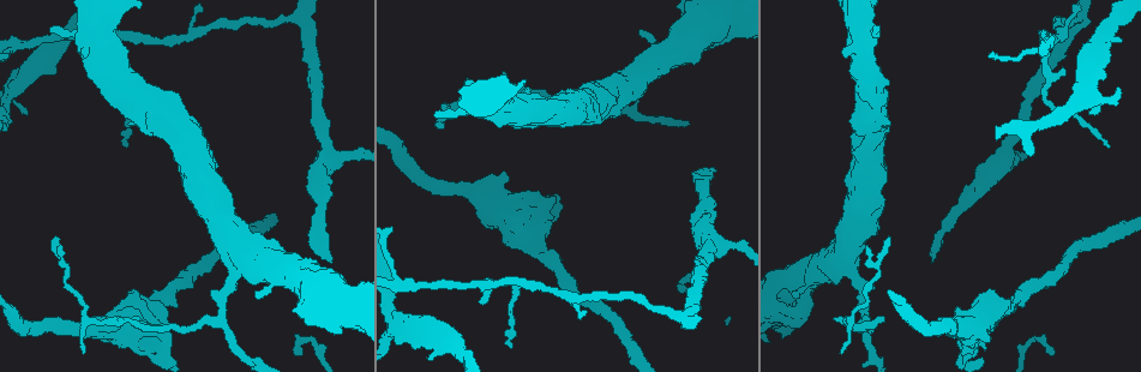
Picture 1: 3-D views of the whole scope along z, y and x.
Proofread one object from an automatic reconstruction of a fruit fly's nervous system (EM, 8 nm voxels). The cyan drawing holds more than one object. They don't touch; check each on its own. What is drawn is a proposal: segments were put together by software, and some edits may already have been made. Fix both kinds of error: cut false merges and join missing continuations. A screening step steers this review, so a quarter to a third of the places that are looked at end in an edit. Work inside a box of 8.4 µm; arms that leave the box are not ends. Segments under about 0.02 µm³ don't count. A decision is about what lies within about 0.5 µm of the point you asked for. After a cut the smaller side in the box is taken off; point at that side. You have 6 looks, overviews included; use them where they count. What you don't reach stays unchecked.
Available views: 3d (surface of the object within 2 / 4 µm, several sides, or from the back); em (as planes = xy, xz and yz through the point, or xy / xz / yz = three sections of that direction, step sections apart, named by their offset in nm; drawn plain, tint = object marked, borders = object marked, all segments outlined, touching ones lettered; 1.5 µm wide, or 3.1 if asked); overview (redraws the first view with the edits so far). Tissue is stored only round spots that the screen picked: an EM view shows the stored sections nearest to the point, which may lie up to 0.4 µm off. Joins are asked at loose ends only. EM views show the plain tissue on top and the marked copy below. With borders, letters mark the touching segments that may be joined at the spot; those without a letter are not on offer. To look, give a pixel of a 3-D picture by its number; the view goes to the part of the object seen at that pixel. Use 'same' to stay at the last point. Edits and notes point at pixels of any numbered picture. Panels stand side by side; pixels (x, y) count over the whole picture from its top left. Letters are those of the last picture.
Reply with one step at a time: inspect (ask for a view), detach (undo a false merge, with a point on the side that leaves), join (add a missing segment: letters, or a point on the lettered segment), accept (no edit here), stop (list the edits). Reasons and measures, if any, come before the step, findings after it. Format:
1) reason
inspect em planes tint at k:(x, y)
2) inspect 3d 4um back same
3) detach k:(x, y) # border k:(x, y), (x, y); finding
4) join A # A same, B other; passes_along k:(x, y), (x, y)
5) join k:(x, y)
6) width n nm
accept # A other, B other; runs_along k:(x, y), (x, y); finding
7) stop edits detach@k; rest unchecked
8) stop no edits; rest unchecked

thick turns thin
inspect em planes tint at 1:(549, 200)

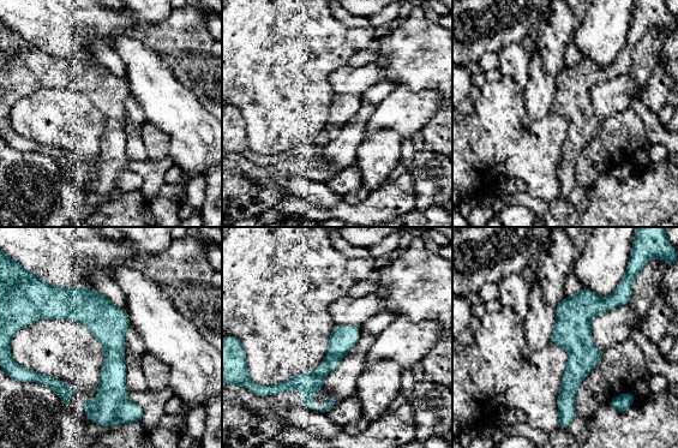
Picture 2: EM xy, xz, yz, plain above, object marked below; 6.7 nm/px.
see the neighbours
inspect em planes borders same

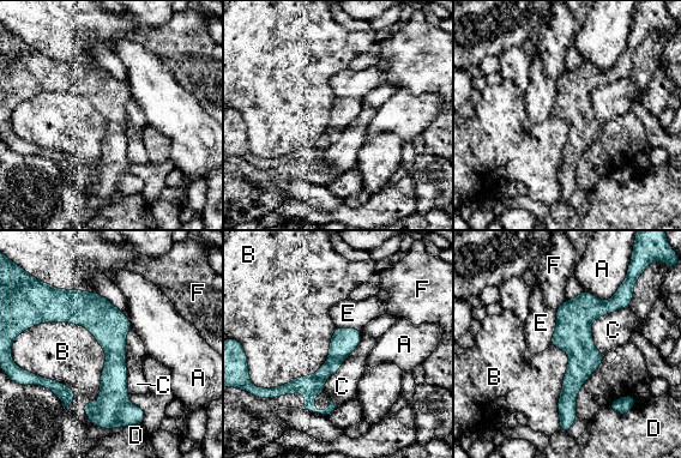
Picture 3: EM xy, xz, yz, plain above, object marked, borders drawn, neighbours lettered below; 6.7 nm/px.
accept # A other, B other, C other, D other, E other, F other; border 3:(28, 327), (91, 423); continuous, no second neuron

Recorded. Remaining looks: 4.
a fork
inspect 3d 2um at 1:(224, 316)

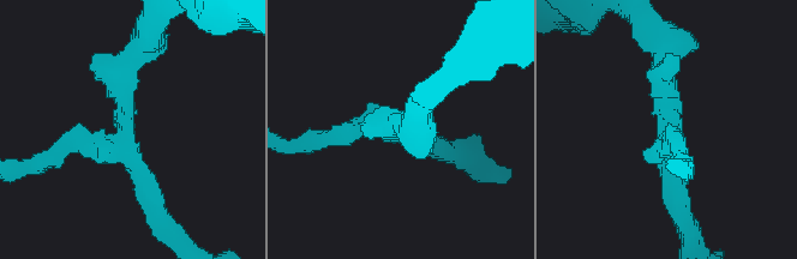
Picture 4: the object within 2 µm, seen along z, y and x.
arms 3; now the EM
inspect em planes borders at 4:(664, 128)

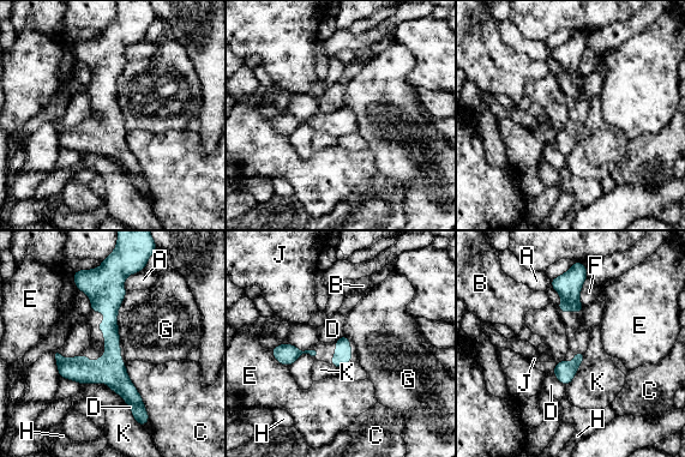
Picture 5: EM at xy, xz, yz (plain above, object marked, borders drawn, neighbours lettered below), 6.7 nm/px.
width 70 nm
accept # A other, B other, C other, D other, E other, F other, G other, H other, J other, K other; runs_along 5:(104, 274), (112, 371), (136, 413); one neuron here

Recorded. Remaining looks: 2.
thick turns thin
inspect em yz step 4 tint at 1:(979, 190)

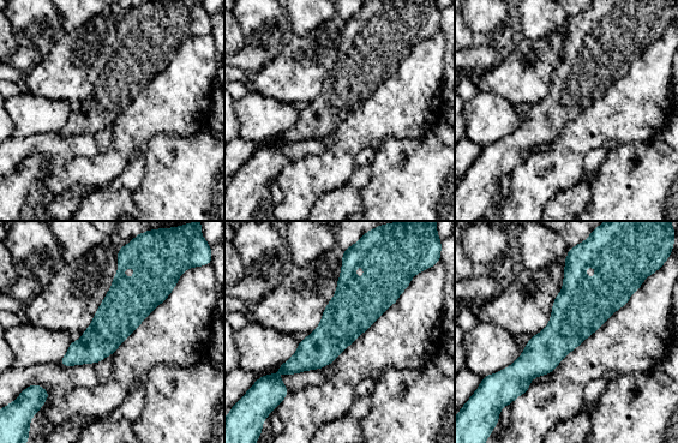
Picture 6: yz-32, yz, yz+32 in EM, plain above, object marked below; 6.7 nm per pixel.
inspect em planes borders same

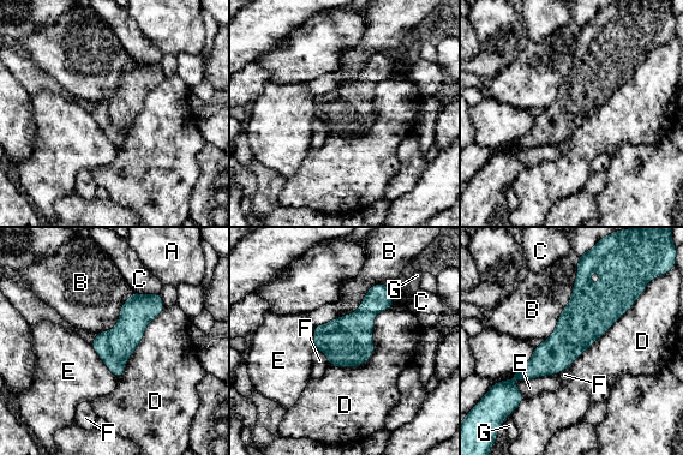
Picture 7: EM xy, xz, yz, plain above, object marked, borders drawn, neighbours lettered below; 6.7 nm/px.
width 220 nm
accept # A other, B other, C other, D other, E other, F other, G other; border 7:(580, 256), (573, 295), (545, 340); continuous, no second neuron

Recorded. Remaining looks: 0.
stop no edits; rest unchecked

